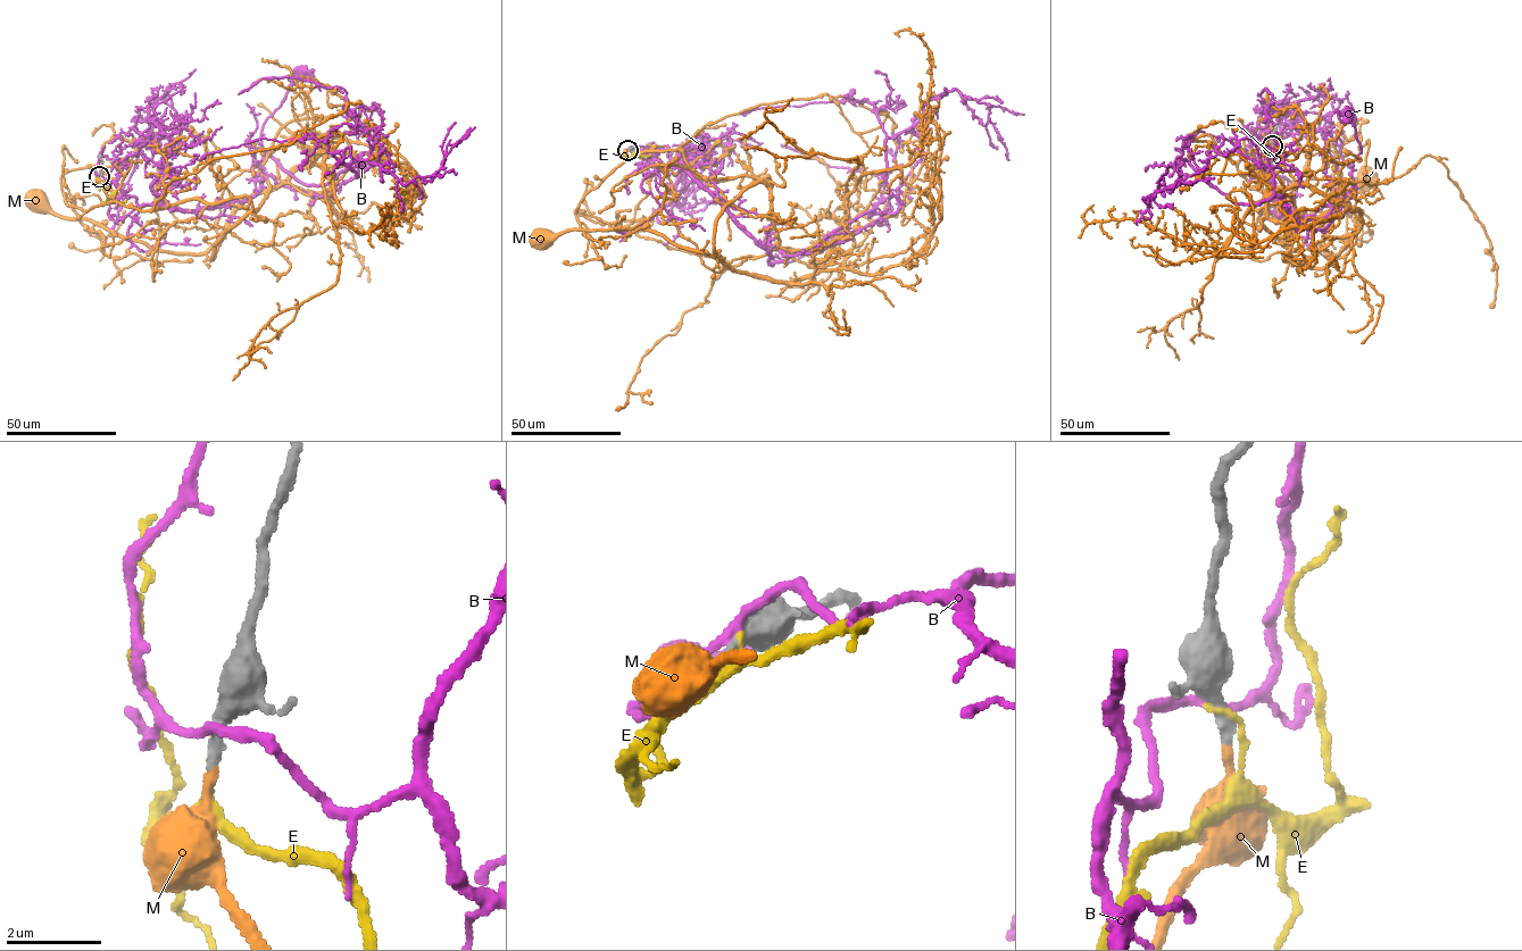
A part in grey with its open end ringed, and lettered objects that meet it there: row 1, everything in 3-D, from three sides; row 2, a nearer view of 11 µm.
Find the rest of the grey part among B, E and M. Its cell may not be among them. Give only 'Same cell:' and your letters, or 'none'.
Same cell: M

